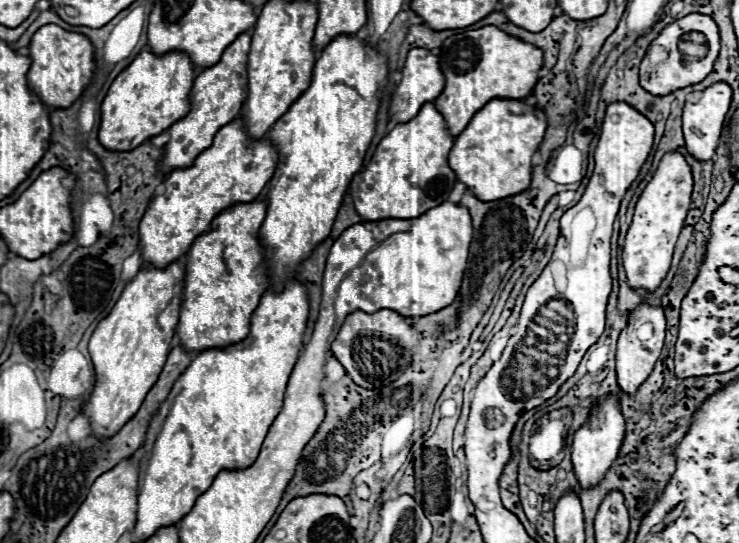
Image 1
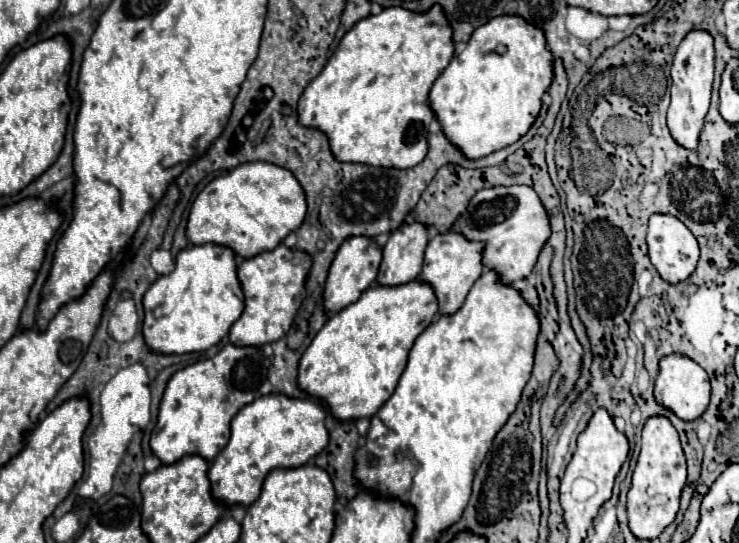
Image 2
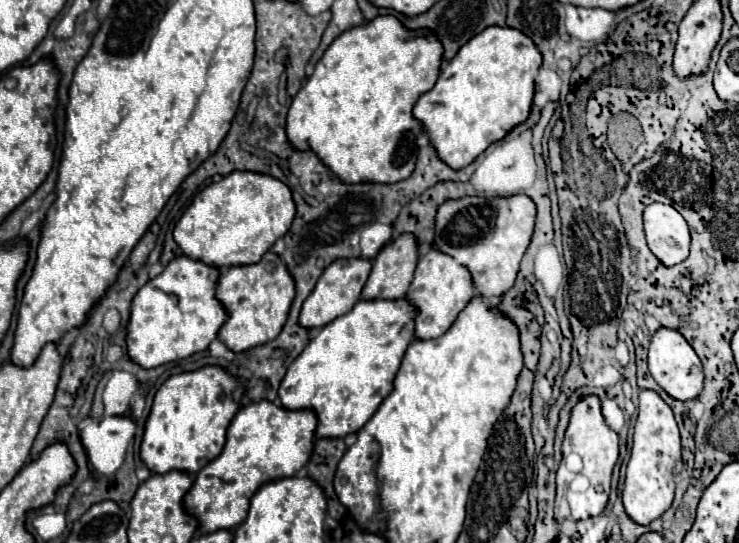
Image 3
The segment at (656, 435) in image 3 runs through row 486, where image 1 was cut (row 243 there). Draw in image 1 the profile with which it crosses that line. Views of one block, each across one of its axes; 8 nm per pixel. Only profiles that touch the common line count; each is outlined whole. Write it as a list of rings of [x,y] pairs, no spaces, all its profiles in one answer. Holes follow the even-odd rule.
[[[668,152],[662,156],[652,180],[644,188],[636,208],[634,218],[628,228],[624,248],[622,248],[622,262],[628,274],[628,282],[634,290],[644,288],[648,292],[656,290],[660,282],[664,280],[674,244],[678,240],[680,230],[684,228],[684,218],[690,206],[690,194],[692,194],[692,170],[686,158],[680,152]]]

